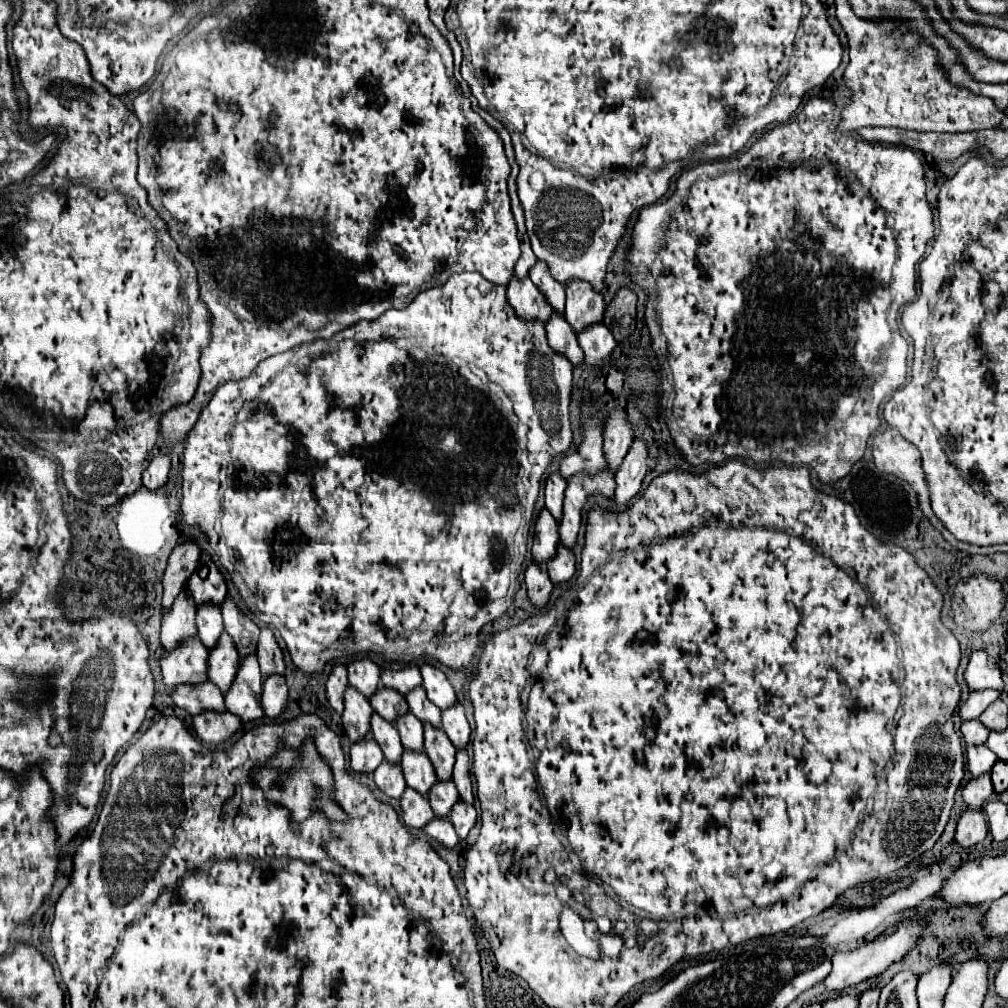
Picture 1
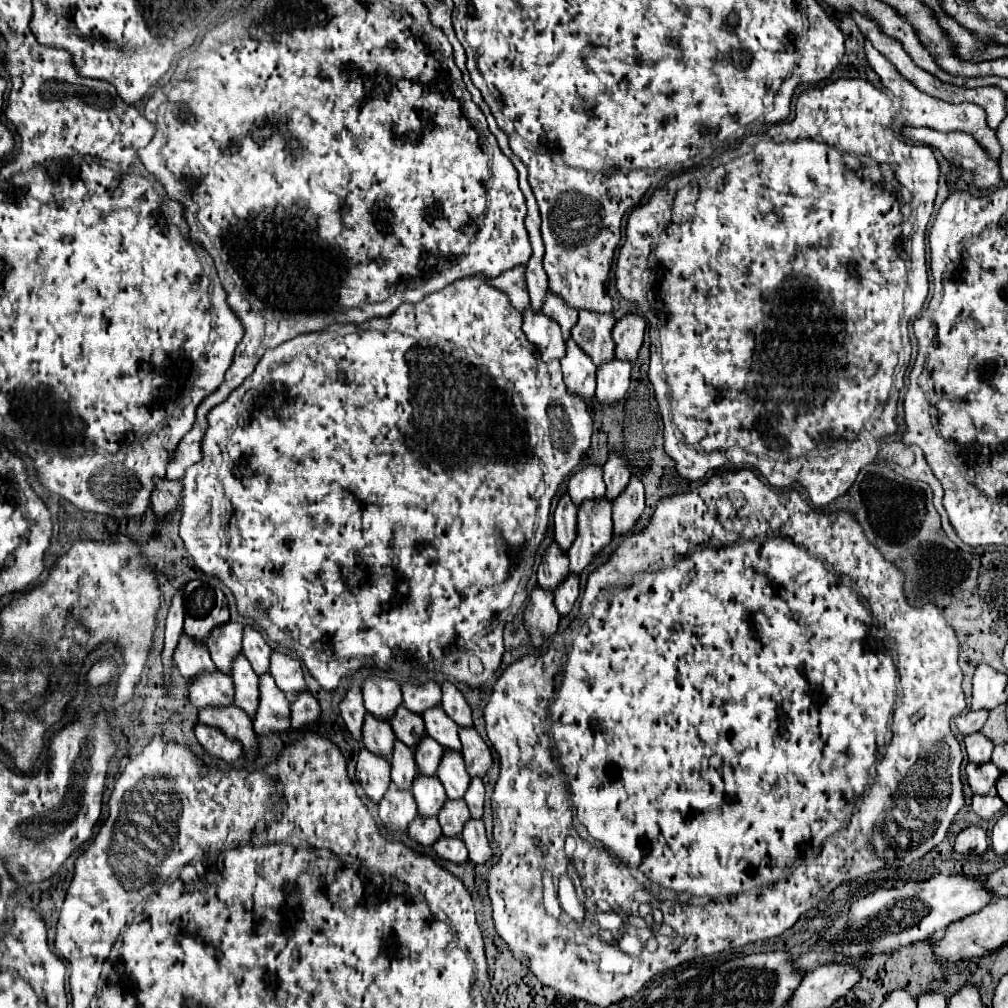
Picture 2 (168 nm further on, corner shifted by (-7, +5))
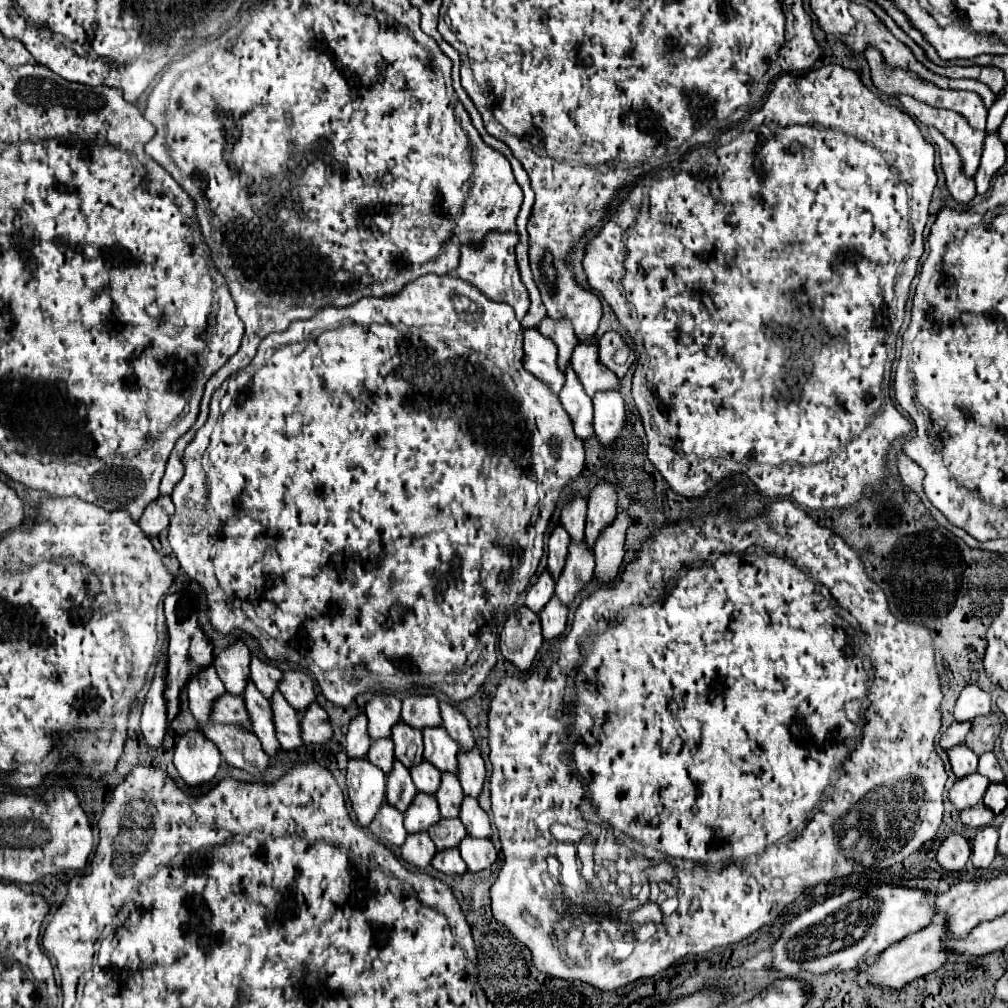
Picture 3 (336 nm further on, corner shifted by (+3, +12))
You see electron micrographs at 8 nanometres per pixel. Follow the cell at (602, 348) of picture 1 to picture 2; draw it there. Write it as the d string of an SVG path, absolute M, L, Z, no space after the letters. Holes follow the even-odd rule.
M612 359L612 363L604 363L604 367L598 367L596 371L596 397L602 405L620 401L630 385L630 363L624 363L624 359Z

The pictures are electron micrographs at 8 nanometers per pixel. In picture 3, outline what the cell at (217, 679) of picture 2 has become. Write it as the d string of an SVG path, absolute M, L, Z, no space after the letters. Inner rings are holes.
M232 694L220 696L212 706L212 722L232 724L232 726L250 730L250 718L242 696L232 696Z

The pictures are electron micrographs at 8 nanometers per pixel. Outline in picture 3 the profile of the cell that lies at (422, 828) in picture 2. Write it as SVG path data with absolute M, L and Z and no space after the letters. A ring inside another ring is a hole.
M420 832L420 834L410 834L400 850L402 858L412 864L414 868L426 868L430 866L430 860L434 858L434 842L430 840L430 836L426 832Z

